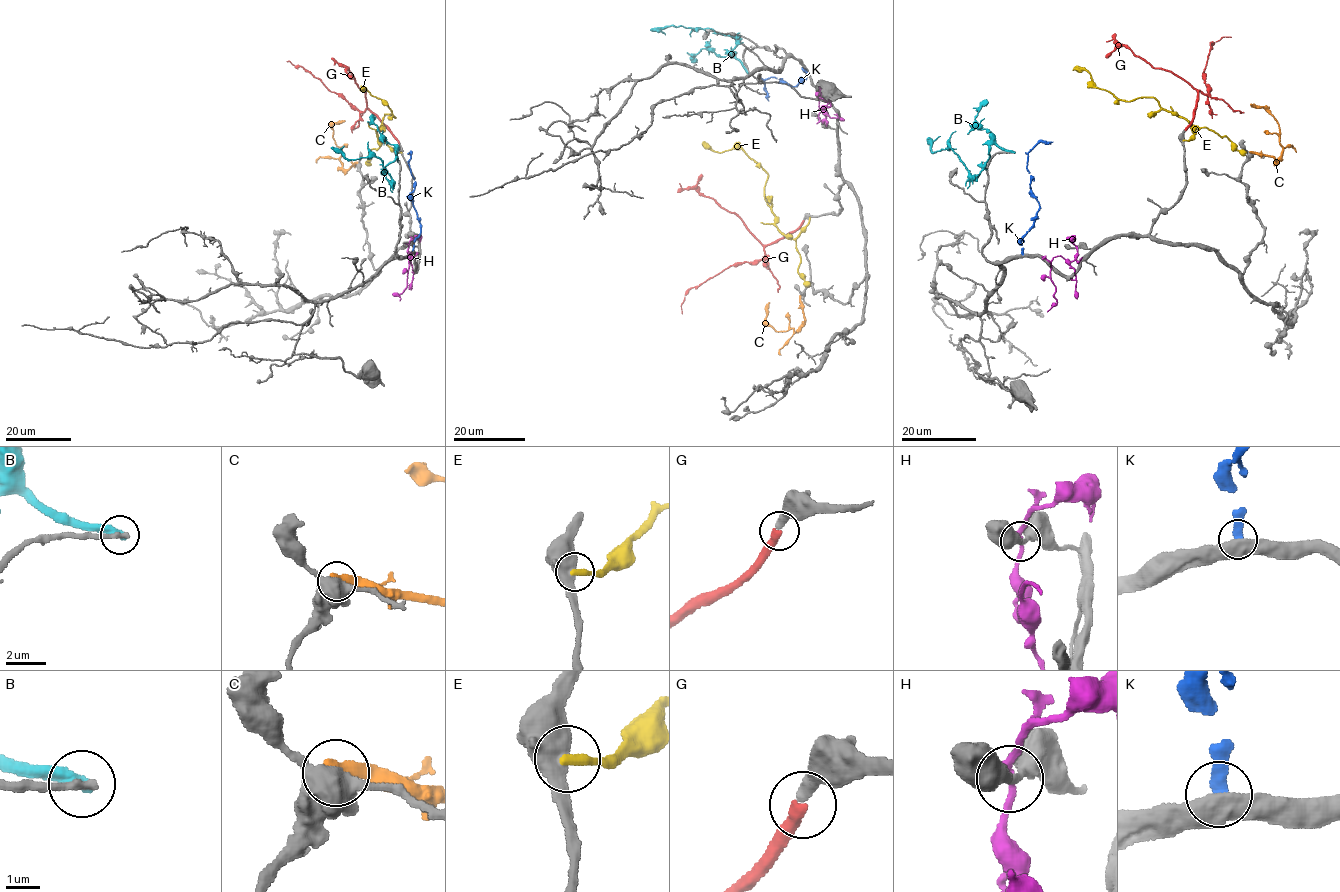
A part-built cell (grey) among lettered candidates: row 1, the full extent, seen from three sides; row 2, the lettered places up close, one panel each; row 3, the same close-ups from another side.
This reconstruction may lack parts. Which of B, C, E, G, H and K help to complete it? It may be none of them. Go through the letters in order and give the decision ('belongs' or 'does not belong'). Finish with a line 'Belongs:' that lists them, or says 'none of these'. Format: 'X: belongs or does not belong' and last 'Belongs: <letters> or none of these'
B: does not belong
C: does not belong
E: does not belong
G: belongs
H: does not belong
K: does not belong
Belongs: G

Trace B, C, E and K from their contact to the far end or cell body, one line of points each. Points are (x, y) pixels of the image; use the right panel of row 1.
B: (1013, 152), (993, 144), (986, 165), (977, 175), (971, 175), (950, 148), (931, 151), (927, 138)
C: (1251, 152), (1272, 155), (1275, 159), (1282, 146), (1276, 119), (1264, 108), (1250, 104)
E: (1184, 140), (1189, 140), (1198, 129), (1163, 108), (1153, 97), (1122, 101), (1094, 86), (1089, 72), (1072, 70)
K: (1022, 254), (1021, 237), (1031, 226), (1039, 208), (1037, 197), (1030, 189), (1027, 152), (1040, 142), (1052, 142)

